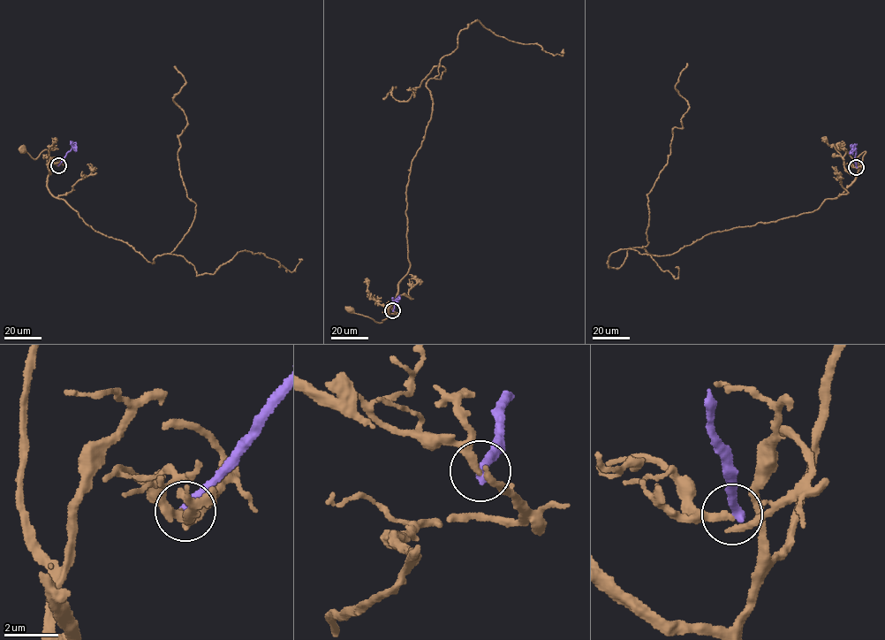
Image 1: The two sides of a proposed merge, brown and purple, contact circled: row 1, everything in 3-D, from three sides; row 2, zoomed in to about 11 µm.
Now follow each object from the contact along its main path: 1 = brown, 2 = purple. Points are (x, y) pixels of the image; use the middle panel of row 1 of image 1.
1: (392, 310), (396, 314), (389, 314), (377, 323), (350, 309)
2: (392, 310), (396, 299), (400, 295)

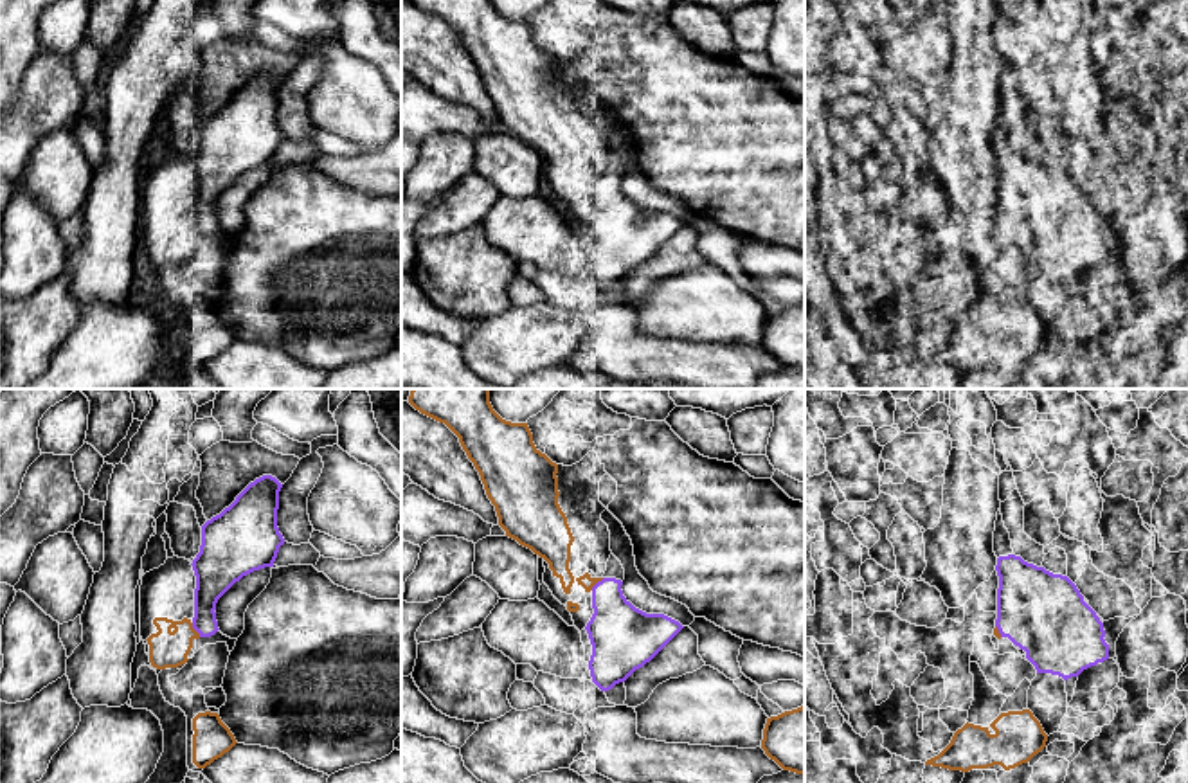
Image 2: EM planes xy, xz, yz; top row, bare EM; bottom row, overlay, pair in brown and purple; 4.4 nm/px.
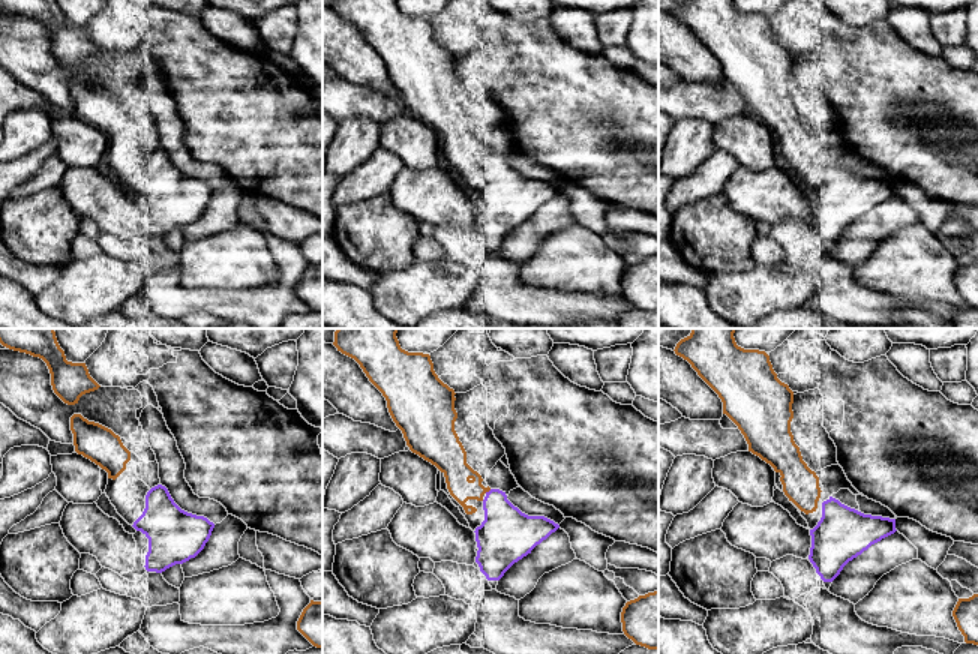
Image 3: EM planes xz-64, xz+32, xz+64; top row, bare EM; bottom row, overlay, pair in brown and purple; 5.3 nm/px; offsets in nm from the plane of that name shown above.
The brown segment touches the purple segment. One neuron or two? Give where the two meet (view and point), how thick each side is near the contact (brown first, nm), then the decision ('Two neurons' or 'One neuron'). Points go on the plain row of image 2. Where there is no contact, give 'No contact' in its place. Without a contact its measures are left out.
Touches brown at xy (195, 227). Thickness 160 nm (brown) against 160 nm. Two neurons

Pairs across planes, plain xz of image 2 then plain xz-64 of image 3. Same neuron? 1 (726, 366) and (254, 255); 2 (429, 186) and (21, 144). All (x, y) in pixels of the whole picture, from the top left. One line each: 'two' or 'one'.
1: two
2: one

